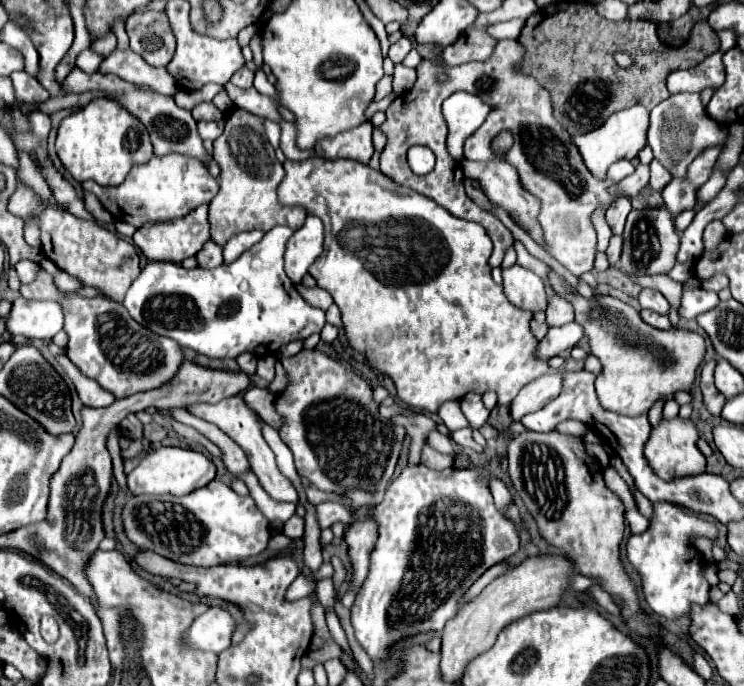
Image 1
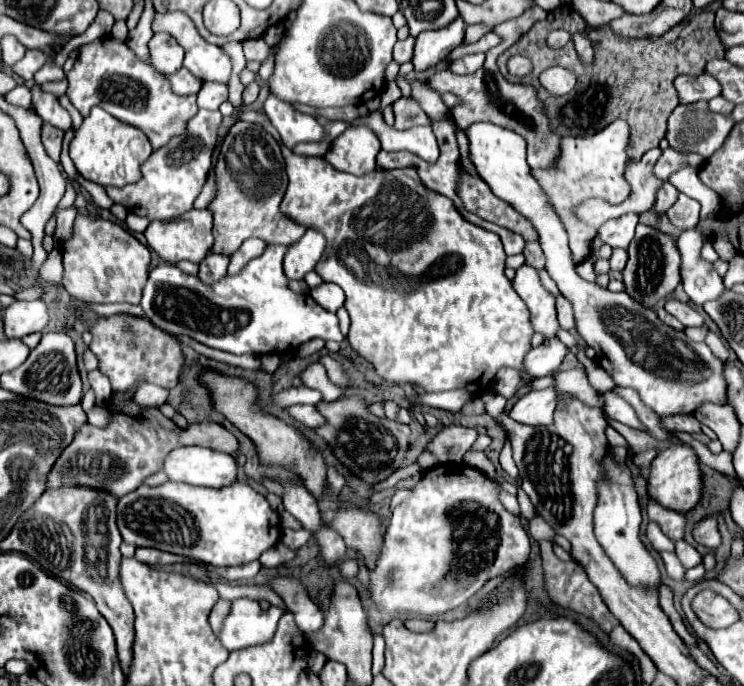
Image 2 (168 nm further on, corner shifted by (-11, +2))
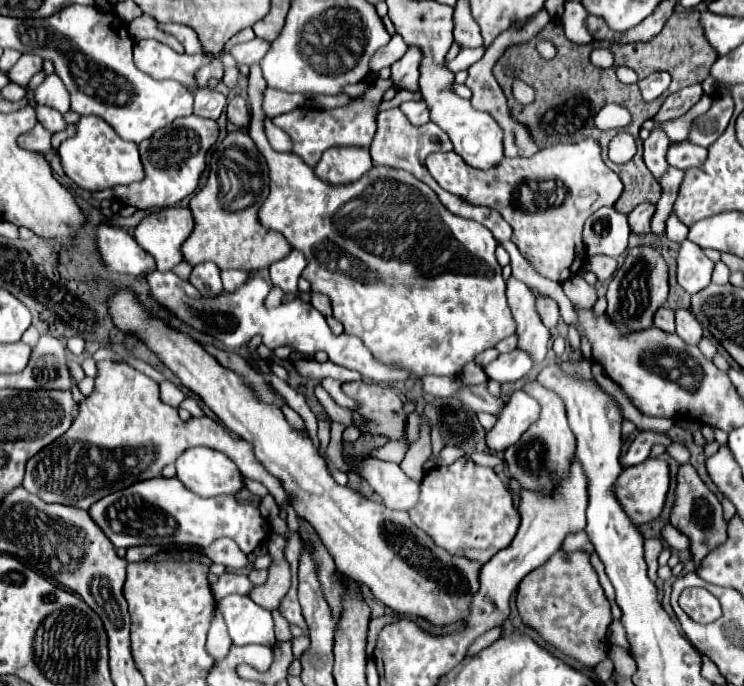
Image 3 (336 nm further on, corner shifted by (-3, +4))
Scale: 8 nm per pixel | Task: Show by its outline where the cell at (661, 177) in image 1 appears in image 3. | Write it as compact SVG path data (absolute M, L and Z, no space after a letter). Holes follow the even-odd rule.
M643 203L643 205L637 205L635 211L629 213L629 225L635 233L643 235L643 233L649 233L651 231L651 217L655 215L655 205L651 203Z

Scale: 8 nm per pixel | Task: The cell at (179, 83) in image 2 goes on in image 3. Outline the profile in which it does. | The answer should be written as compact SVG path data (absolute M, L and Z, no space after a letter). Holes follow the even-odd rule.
M193 87L191 93L195 97L195 115L199 117L217 119L227 105L227 97L223 93L211 91L207 87Z

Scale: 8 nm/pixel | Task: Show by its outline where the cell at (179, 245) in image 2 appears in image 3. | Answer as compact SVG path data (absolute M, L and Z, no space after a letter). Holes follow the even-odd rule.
M165 207L135 227L137 243L153 255L159 271L171 271L183 261L181 245L195 227L189 207Z

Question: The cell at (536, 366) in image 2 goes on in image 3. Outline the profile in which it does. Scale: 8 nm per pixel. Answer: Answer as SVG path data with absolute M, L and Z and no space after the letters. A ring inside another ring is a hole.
M515 349L511 353L499 355L495 361L491 361L485 367L487 379L493 379L497 383L509 383L525 377L533 369L533 361L529 353L523 353L521 349Z

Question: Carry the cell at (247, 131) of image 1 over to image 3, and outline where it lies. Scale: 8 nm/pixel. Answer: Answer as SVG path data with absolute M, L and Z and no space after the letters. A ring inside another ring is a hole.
M243 129L229 131L225 135L225 139L219 145L215 145L211 159L209 159L209 167L211 167L211 171L209 171L205 187L189 203L193 217L195 217L195 231L183 243L185 261L191 261L191 265L197 265L203 261L213 261L213 263L217 263L219 269L241 267L241 269L257 271L257 269L269 267L271 263L283 259L291 251L289 241L281 233L263 227L257 217L261 199L265 199L269 195L269 167L265 163L265 157L259 153L255 141L249 137L249 133Z

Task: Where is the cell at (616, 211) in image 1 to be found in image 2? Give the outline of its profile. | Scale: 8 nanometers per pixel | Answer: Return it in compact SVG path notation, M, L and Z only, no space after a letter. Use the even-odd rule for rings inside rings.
M627 213L627 215L621 215L617 219L609 219L607 223L603 223L597 231L597 237L601 239L601 243L605 243L613 249L615 247L627 249L633 235L635 235L635 227L637 227L637 215Z

